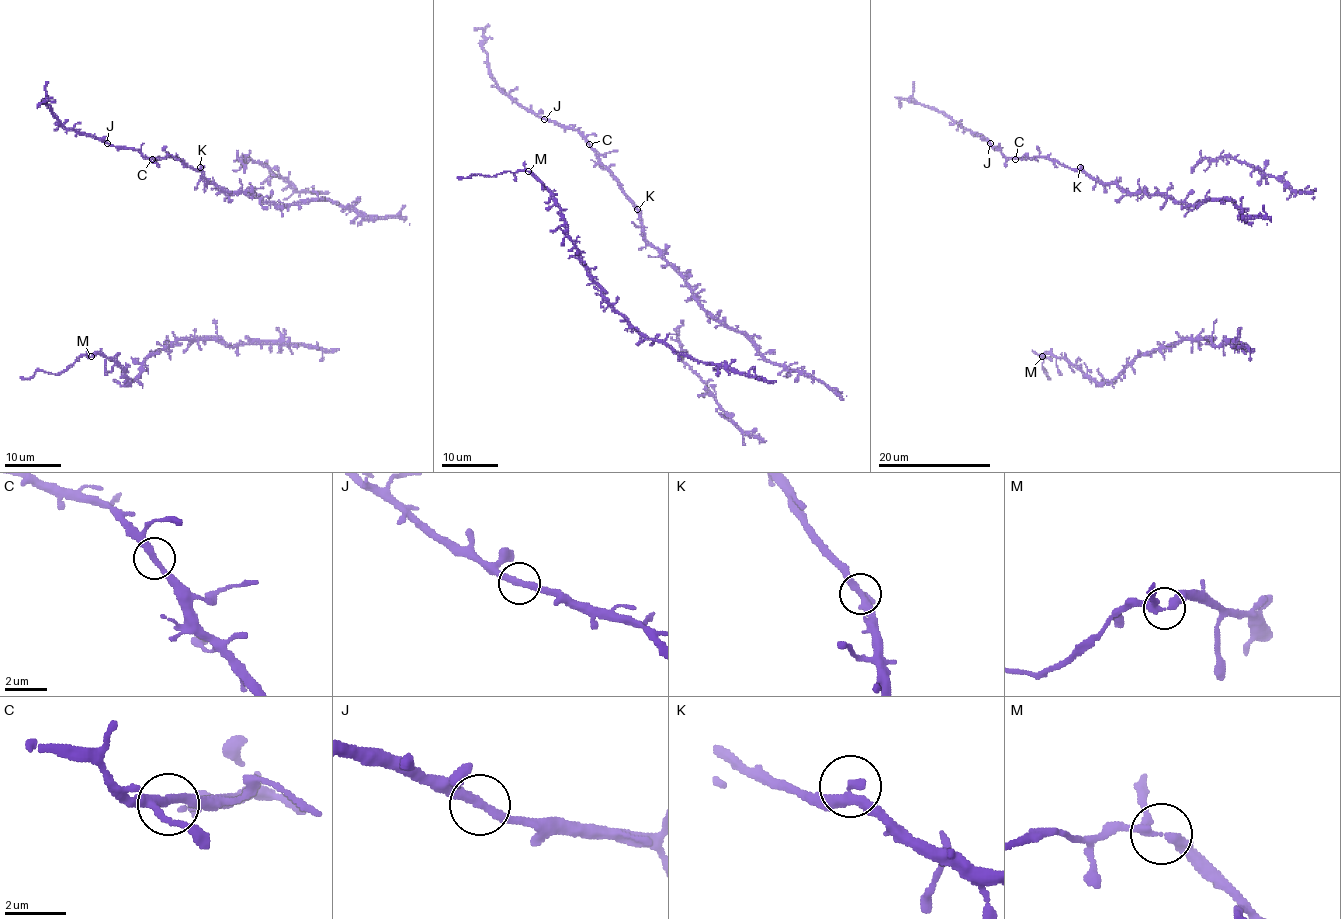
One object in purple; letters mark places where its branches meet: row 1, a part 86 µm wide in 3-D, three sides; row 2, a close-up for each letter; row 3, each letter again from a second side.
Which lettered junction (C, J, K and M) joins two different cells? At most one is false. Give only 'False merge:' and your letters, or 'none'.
False merge: M

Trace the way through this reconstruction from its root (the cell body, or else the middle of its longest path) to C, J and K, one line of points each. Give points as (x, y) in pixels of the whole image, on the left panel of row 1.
C: (357, 226), (360, 216), (328, 199), (266, 204), (256, 195), (221, 191), (176, 157), (152, 159)
J: (357, 226), (360, 216), (328, 199), (266, 204), (256, 195), (221, 191), (176, 157), (145, 157), (107, 143)
K: (357, 226), (360, 216), (328, 199), (274, 205), (256, 195), (224, 192), (206, 181), (200, 167)

